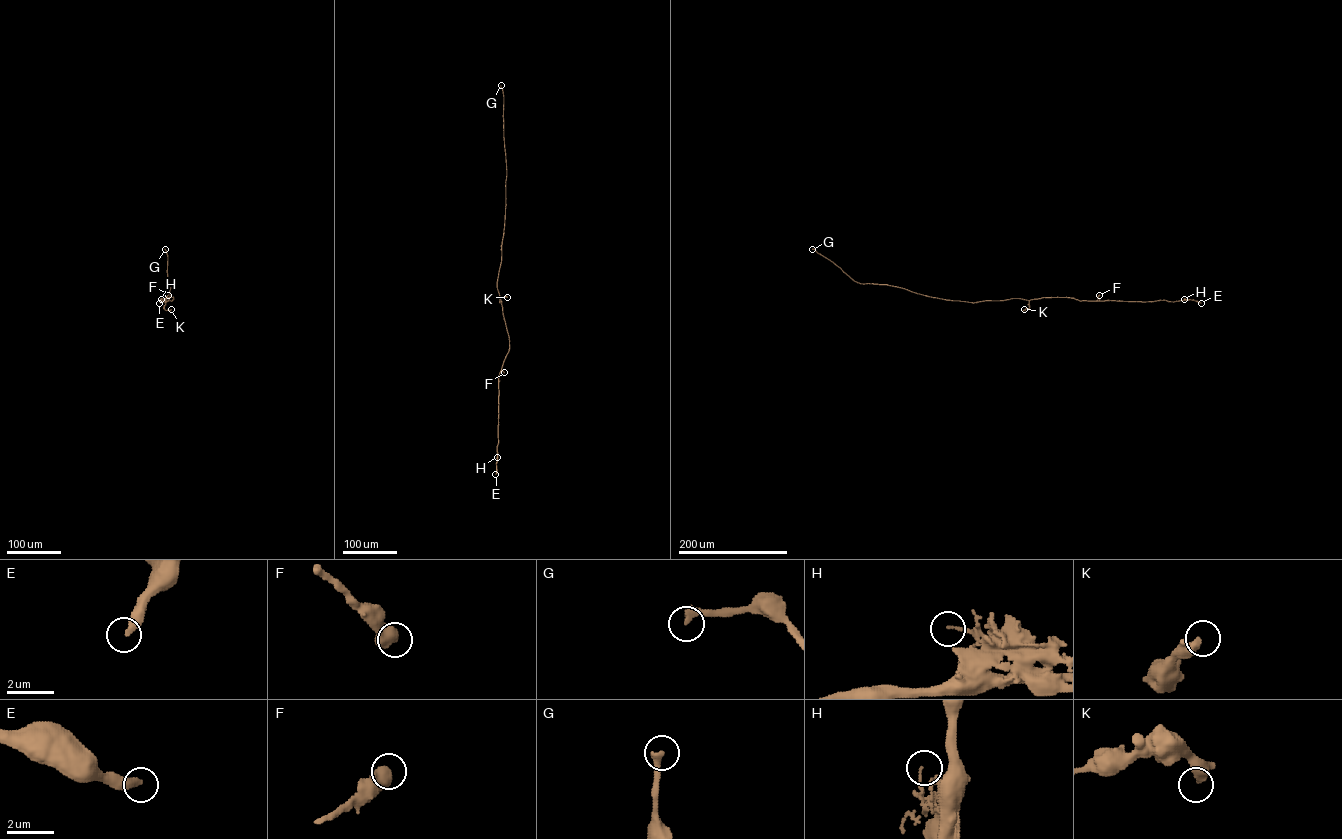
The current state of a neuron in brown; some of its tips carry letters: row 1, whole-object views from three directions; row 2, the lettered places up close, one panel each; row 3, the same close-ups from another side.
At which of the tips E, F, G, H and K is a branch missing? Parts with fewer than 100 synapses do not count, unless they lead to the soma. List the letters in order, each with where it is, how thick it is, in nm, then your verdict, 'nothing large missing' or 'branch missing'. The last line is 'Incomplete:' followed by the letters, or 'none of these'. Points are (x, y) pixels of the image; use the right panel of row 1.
E: (1201, 303) | 400 nm | nothing large missing
F: (1099, 295) | 600 nm | nothing large missing
G: (812, 249) | 320 nm | branch missing
H: (1184, 299) | 80 nm | nothing large missing
K: (1024, 309) | 460 nm | nothing large missing
Incomplete: G

